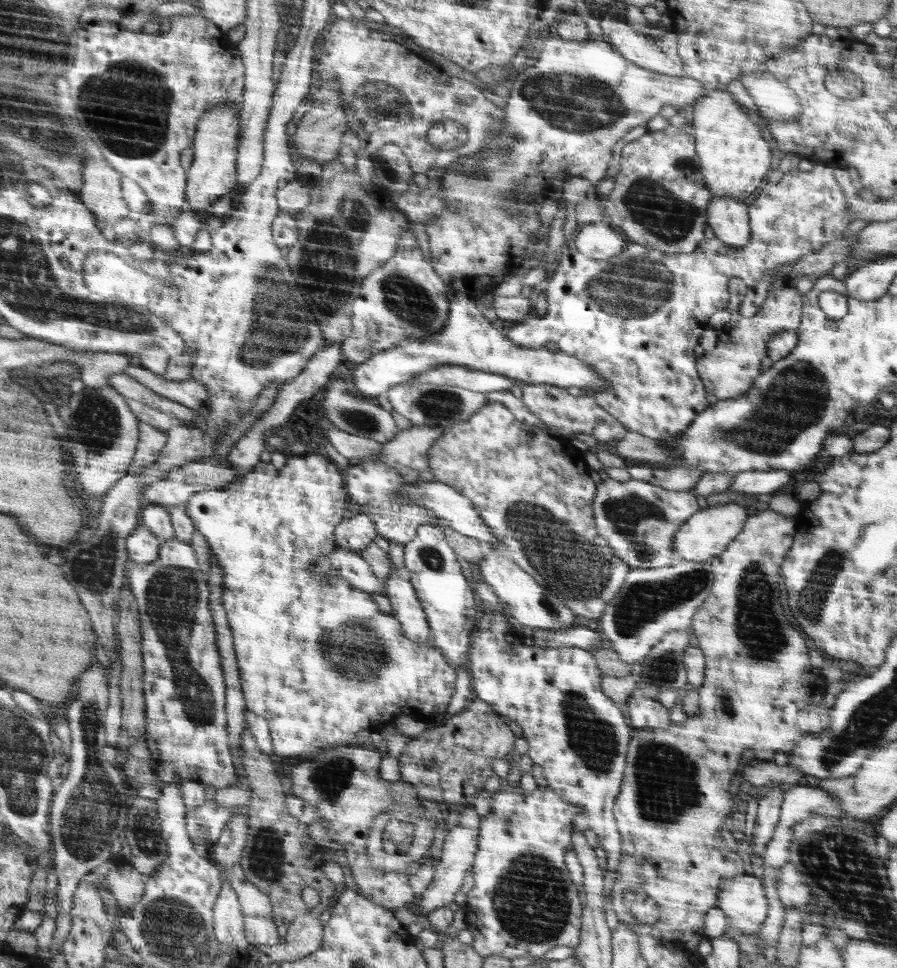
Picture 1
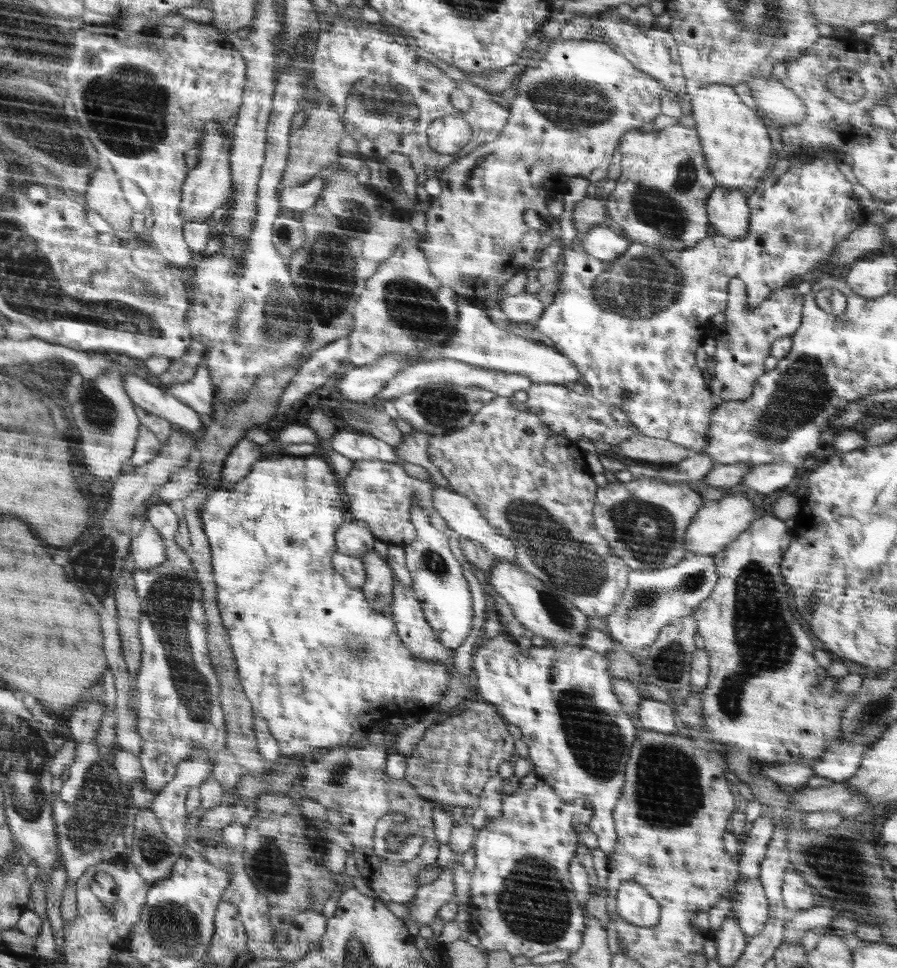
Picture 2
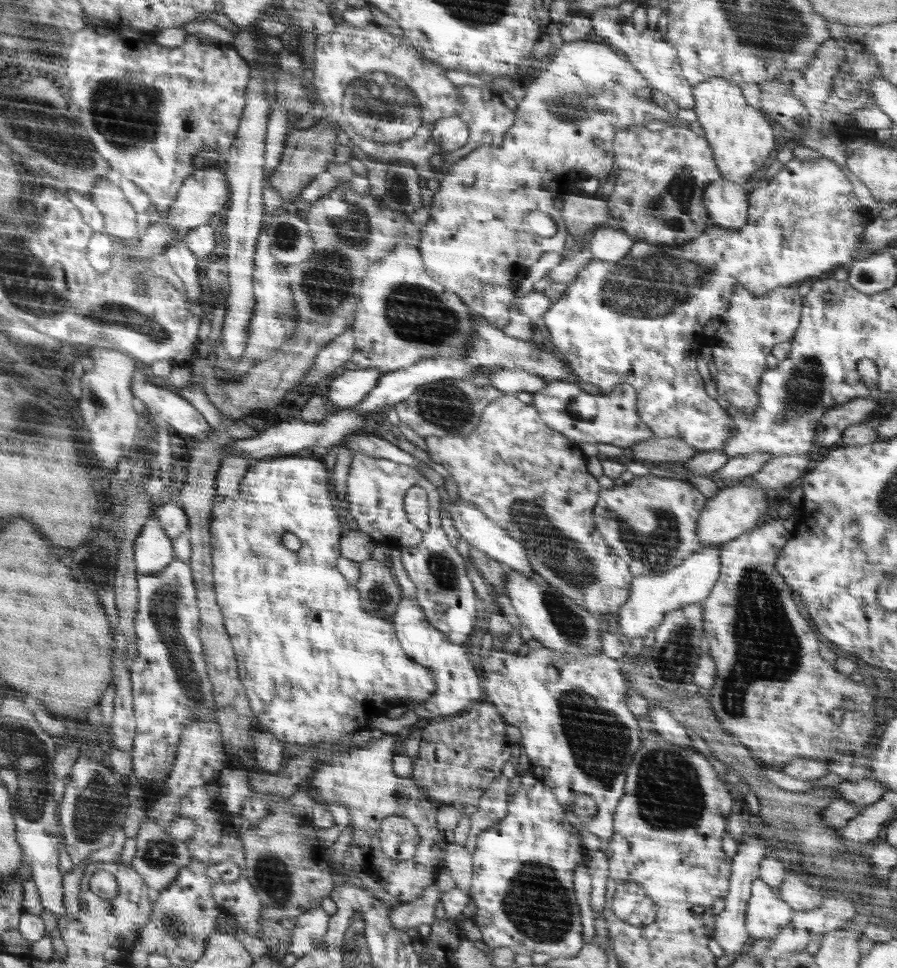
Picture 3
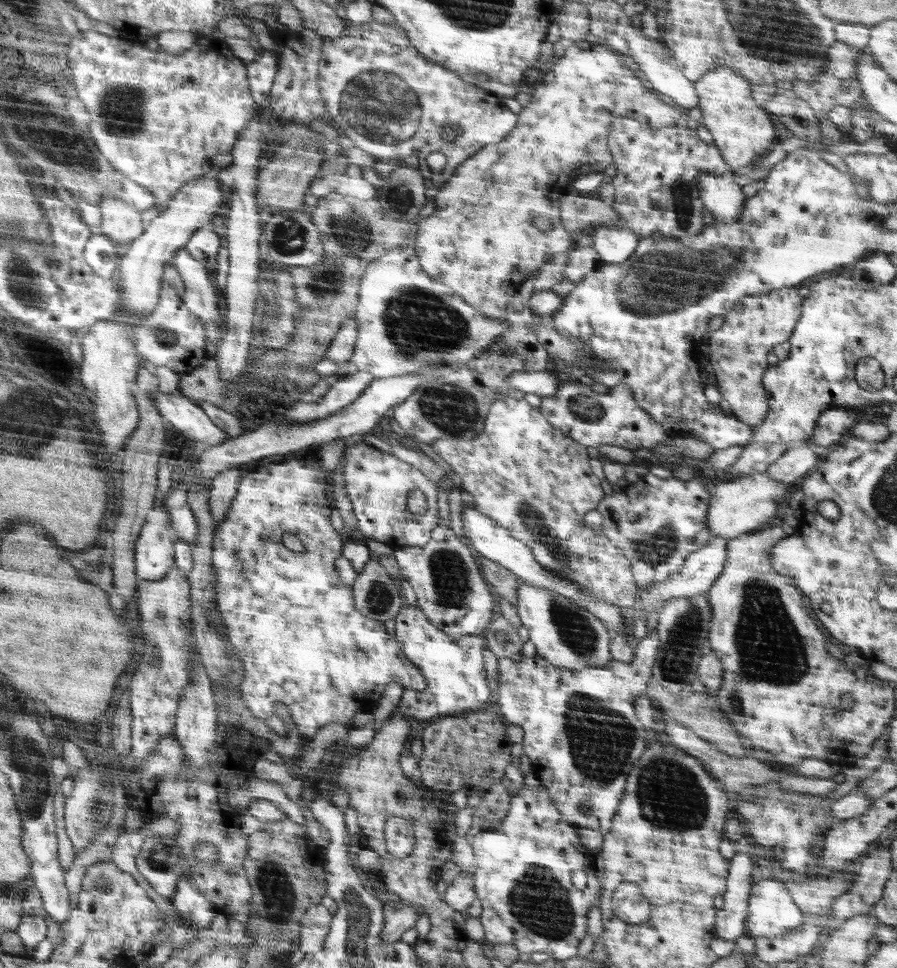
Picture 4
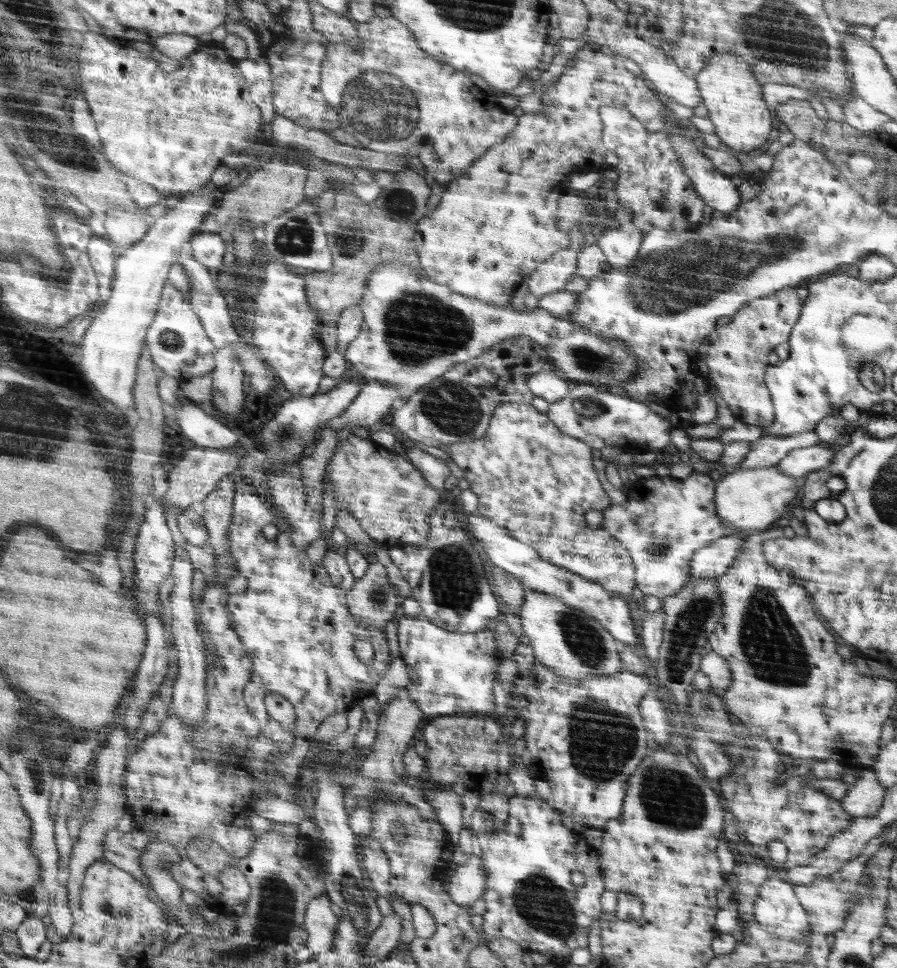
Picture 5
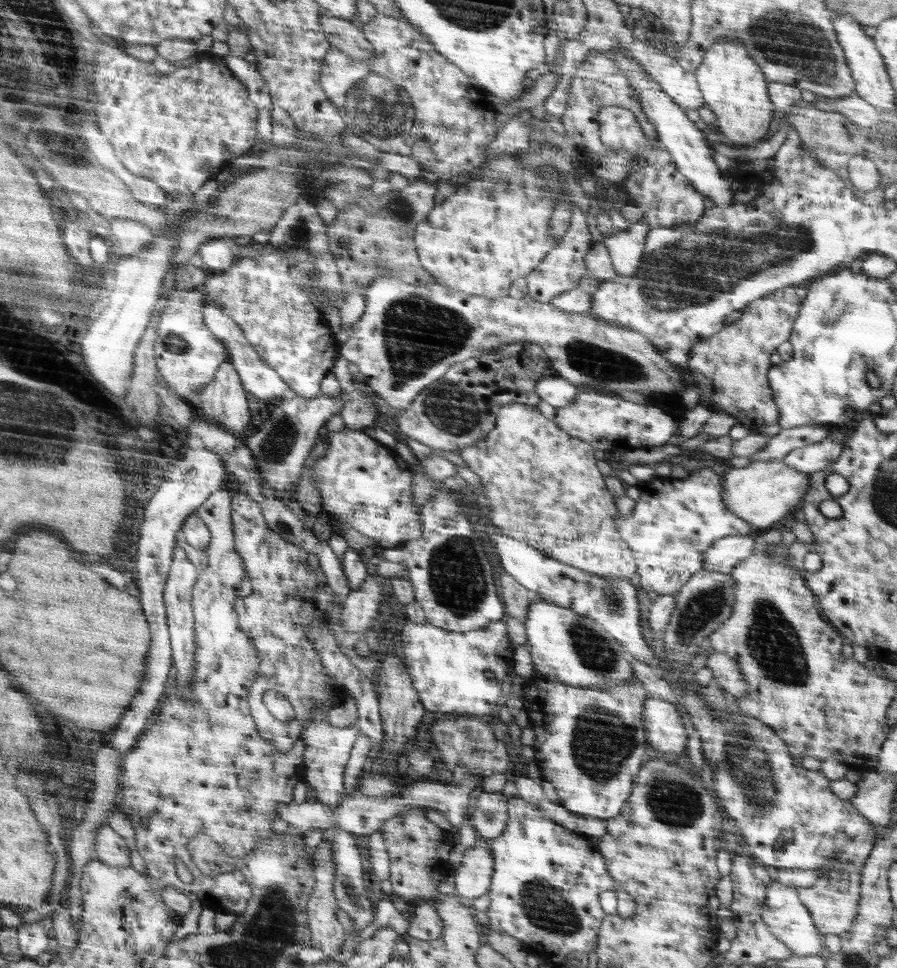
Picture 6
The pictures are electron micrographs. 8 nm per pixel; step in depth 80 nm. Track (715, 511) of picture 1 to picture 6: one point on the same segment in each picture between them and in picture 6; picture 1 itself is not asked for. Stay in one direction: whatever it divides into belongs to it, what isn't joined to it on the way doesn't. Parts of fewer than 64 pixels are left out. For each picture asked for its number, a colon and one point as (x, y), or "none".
2: (718, 523)
3: (736, 509)
4: (738, 506)
5: (751, 498)
6: (761, 492)

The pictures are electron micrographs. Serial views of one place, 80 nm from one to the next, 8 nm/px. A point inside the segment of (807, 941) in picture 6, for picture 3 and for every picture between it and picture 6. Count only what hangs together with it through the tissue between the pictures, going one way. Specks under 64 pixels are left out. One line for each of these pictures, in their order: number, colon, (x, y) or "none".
3: (766, 913)
4: (771, 911)
5: (777, 908)

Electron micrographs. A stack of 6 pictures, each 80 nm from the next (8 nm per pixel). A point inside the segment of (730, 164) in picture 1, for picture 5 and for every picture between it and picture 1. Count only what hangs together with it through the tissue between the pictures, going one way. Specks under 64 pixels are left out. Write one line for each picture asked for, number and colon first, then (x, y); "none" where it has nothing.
2: (738, 150)
3: (741, 137)
4: (743, 132)
5: (730, 91)

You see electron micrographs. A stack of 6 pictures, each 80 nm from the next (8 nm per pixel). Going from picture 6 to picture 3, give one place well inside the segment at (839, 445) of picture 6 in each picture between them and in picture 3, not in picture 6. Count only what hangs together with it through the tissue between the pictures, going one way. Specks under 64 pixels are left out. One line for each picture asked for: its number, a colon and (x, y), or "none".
3: (788, 470)
4: (794, 463)
5: (801, 461)

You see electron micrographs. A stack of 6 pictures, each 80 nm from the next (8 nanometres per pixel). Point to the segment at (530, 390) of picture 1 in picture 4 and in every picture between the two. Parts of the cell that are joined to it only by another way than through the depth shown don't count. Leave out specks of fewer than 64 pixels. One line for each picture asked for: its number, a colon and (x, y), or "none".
2: (575, 416)
3: (611, 419)
4: (615, 419)

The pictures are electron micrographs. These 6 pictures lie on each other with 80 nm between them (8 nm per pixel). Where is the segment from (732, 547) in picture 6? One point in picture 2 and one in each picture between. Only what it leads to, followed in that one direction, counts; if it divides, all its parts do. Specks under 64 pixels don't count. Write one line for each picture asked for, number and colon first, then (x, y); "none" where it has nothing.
2: (653, 599)
3: (653, 596)
4: (702, 568)
5: (712, 561)

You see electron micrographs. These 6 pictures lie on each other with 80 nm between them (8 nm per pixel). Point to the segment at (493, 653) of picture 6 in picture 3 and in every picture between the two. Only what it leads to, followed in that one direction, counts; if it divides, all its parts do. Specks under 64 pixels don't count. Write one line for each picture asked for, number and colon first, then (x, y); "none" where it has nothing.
3: (456, 675)
4: (453, 668)
5: (456, 670)

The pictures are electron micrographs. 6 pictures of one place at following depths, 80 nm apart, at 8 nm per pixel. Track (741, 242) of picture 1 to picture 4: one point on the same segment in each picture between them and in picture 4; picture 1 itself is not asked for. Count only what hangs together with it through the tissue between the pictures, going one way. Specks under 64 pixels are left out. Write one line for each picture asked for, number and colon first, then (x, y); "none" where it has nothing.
2: (728, 209)
3: (727, 204)
4: (722, 195)

